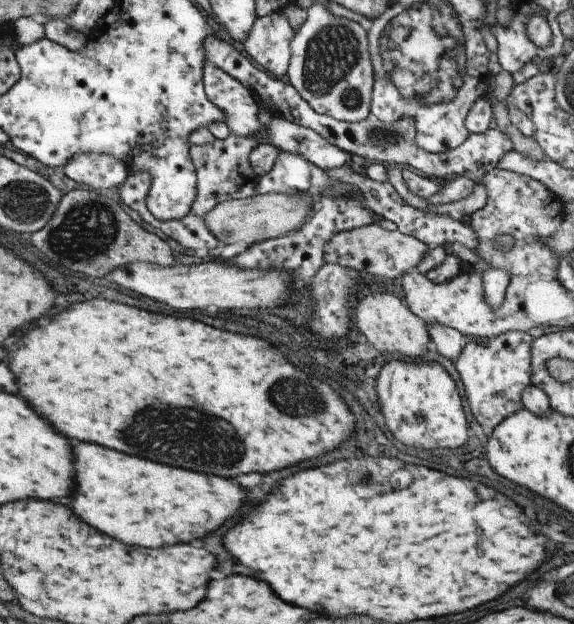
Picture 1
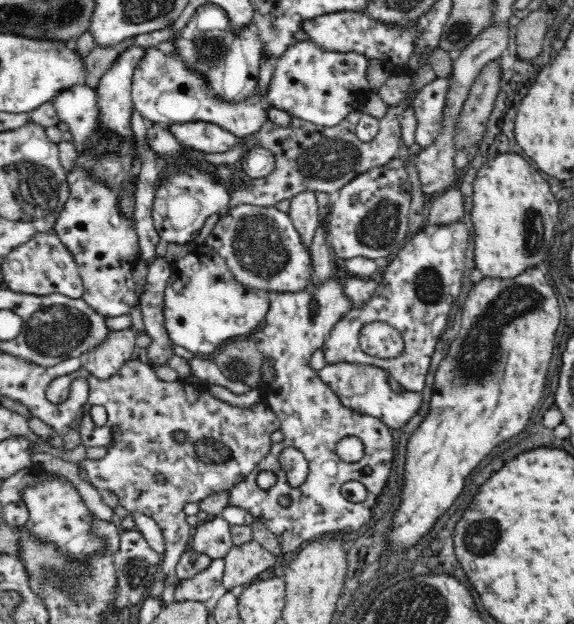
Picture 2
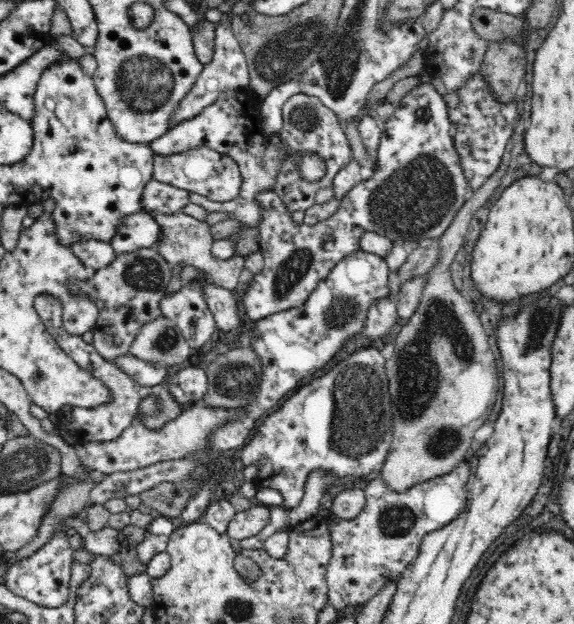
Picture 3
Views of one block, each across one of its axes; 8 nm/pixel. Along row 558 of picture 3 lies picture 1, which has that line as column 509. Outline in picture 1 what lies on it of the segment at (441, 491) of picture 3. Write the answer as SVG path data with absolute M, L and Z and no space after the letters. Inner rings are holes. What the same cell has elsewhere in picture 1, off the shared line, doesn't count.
M503 332L493 338L467 340L461 354L453 360L463 382L465 400L481 426L495 428L503 418L523 408L521 390L531 384L531 342L533 338L525 332Z

